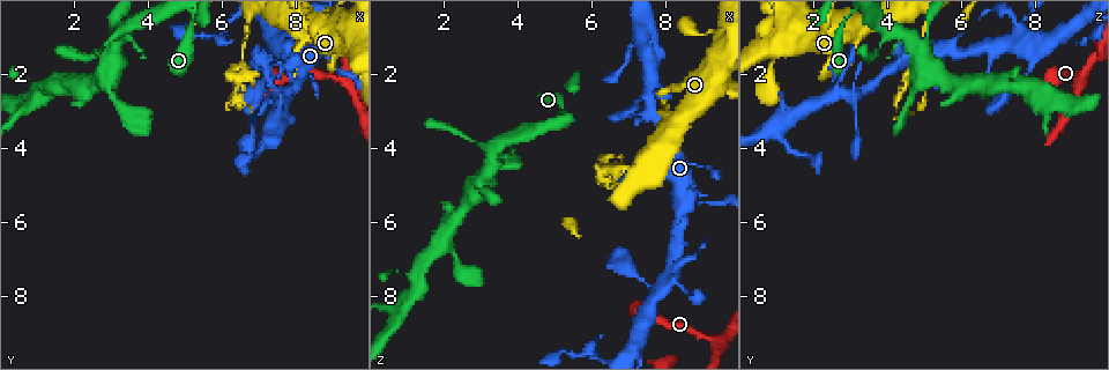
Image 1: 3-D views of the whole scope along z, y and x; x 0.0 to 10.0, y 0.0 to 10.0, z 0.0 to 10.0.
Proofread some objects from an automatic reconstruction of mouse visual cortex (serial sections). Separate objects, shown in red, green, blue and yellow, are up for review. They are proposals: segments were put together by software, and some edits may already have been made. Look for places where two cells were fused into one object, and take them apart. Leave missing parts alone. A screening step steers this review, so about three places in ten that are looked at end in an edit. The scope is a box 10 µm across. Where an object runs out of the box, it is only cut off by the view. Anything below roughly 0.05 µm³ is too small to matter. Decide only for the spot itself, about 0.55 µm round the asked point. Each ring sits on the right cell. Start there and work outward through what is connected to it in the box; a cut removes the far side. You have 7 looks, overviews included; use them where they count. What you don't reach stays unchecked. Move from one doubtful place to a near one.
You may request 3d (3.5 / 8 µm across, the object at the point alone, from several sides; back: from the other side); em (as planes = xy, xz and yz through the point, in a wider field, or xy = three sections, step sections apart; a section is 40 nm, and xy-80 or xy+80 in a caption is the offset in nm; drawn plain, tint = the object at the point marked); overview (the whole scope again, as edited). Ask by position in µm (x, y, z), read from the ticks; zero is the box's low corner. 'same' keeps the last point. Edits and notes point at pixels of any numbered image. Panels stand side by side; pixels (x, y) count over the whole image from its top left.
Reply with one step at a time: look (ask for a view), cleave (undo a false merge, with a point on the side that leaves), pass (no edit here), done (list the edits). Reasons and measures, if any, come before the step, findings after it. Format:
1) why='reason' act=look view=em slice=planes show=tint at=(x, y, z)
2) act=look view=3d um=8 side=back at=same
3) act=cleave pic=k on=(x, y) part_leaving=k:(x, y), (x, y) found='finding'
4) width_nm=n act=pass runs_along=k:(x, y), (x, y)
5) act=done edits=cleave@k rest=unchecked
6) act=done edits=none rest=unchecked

why='thick turns thin' act=look view=3d um=3.5 at=(9.10, 1.85, 5.45)

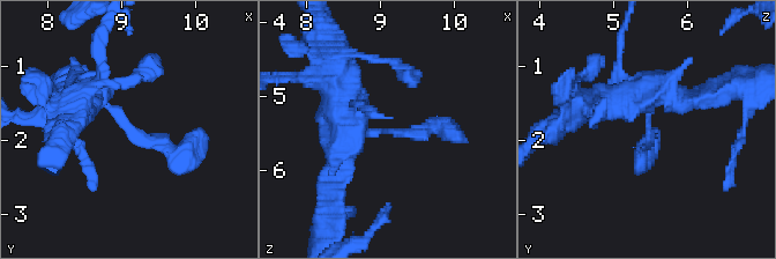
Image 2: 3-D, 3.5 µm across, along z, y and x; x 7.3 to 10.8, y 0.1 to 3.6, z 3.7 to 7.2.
arm_widths_nm=200,400 act=look view=em slice=xy step=1 show=plain at=(9.15, 1.85, 5.50)

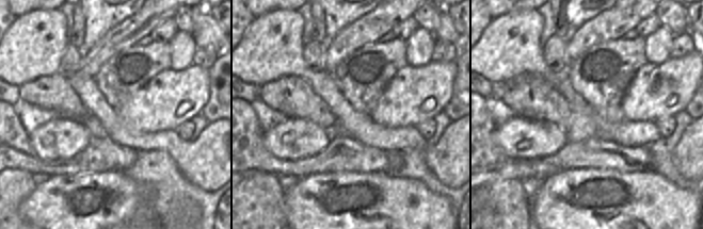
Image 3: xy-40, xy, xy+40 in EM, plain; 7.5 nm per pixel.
why='where the object lies' act=look view=em slice=xy step=1 show=tint at=same

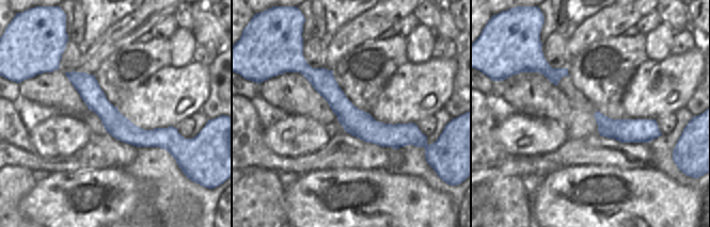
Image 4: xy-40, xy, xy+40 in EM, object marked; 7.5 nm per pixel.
act=pass found='all the same cell'

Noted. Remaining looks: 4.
why='calibre changes' act=look view=em slice=xy step=5 show=tint at=(6.55, 1.20, 4.85)

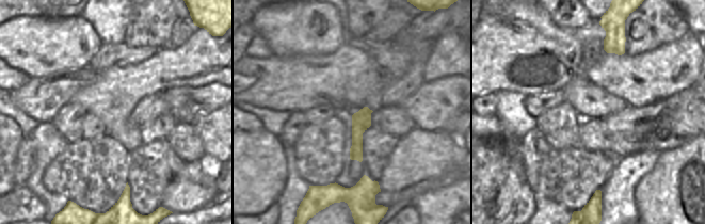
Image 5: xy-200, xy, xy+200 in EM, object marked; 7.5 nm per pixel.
why='see where the arms go' act=look view=3d um=3.5 at=same

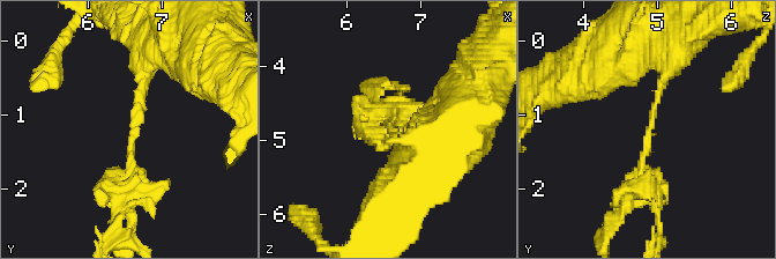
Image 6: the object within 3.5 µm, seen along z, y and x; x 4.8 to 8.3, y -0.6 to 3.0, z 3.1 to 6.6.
arm_widths_nm=150,250 act=cleave pic=6 on=(646, 168) part_leaving=6:(650, 131), (641, 174), (609, 230) found='two cells meet here'

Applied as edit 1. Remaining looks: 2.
why='a narrow waist' act=look view=3d um=3.5 at=(3.05, 2.05, 4.85)

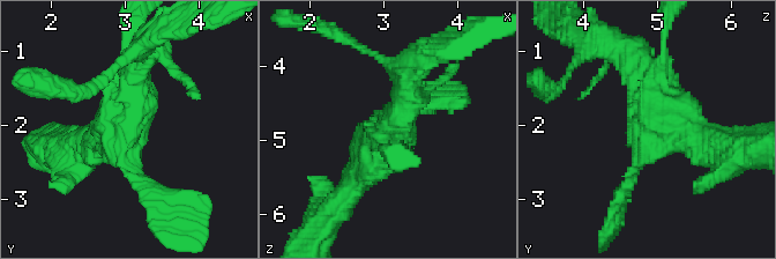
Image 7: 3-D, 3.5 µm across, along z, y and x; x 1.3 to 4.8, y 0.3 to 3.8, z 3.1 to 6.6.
arms=4 arm_widths_nm=150,200,400,400 why='shape alone is not enough' act=look view=em slice=planes show=tint at=(3.00, 2.05, 4.85)

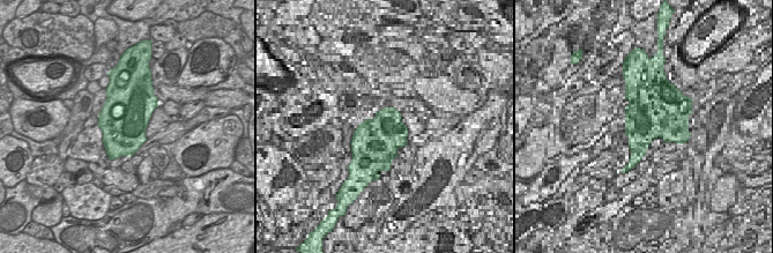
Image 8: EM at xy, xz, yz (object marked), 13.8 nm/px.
act=pass runs_along=7:(624, 50), (679, 132), (715, 142) found='continuous, no second cell'

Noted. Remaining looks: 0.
act=done edits=cleave@6 rest=unchecked

